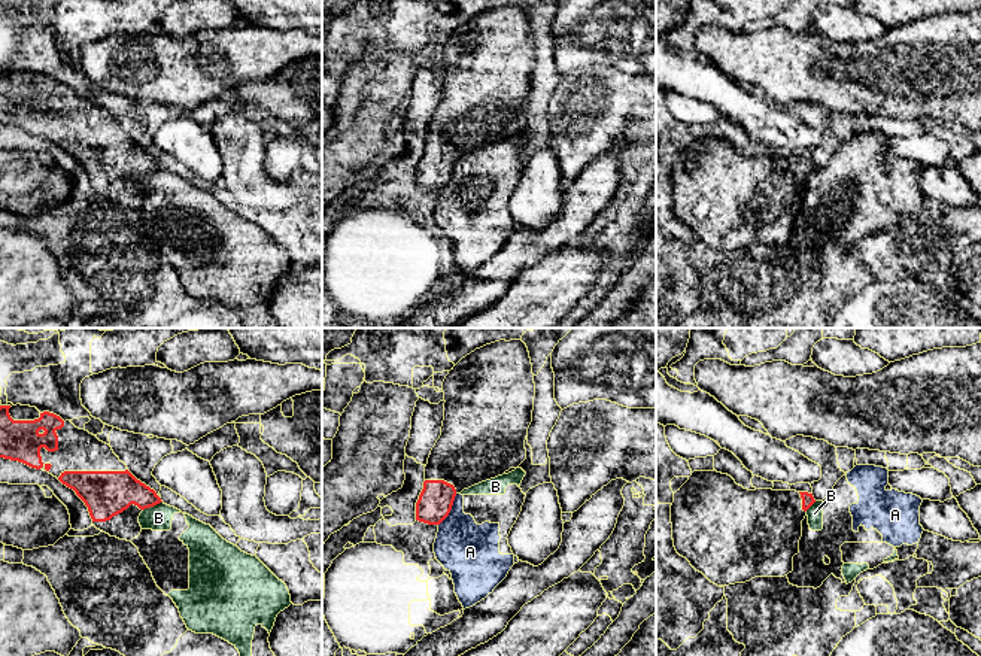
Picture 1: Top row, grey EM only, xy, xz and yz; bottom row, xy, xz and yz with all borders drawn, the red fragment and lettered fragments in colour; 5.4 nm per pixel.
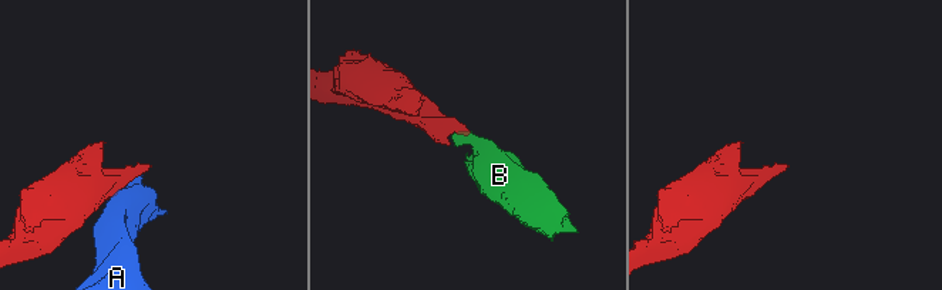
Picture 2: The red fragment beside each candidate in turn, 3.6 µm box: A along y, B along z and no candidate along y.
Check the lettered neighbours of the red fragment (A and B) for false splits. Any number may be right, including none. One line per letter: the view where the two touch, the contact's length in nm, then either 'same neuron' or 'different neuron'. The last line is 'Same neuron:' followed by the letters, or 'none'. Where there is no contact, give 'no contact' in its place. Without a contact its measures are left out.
A: xz | 200 nm | different neuron
B: xy | 120 nm | different neuron
Same neuron: none

